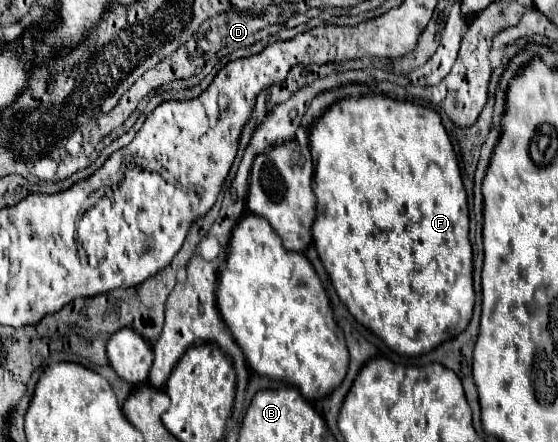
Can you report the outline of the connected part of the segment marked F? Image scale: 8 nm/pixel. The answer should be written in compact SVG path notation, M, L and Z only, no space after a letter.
M368 94L358 98L344 98L334 102L310 128L310 152L314 160L314 180L312 190L316 196L316 220L312 224L312 238L318 250L318 256L330 274L330 280L336 288L336 294L350 310L350 314L368 330L372 330L380 340L384 340L394 352L404 356L418 356L430 352L438 344L446 342L442 338L454 338L466 330L472 308L474 308L474 290L472 290L472 248L468 240L468 202L462 184L462 174L458 160L452 148L452 142L442 126L442 120L436 110L416 106L412 102L402 102L384 94Z

